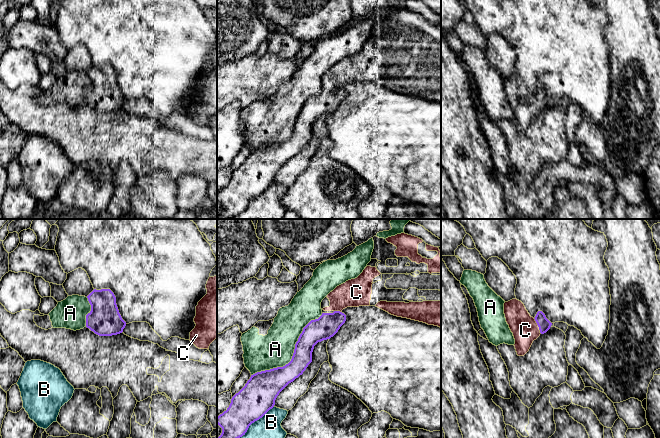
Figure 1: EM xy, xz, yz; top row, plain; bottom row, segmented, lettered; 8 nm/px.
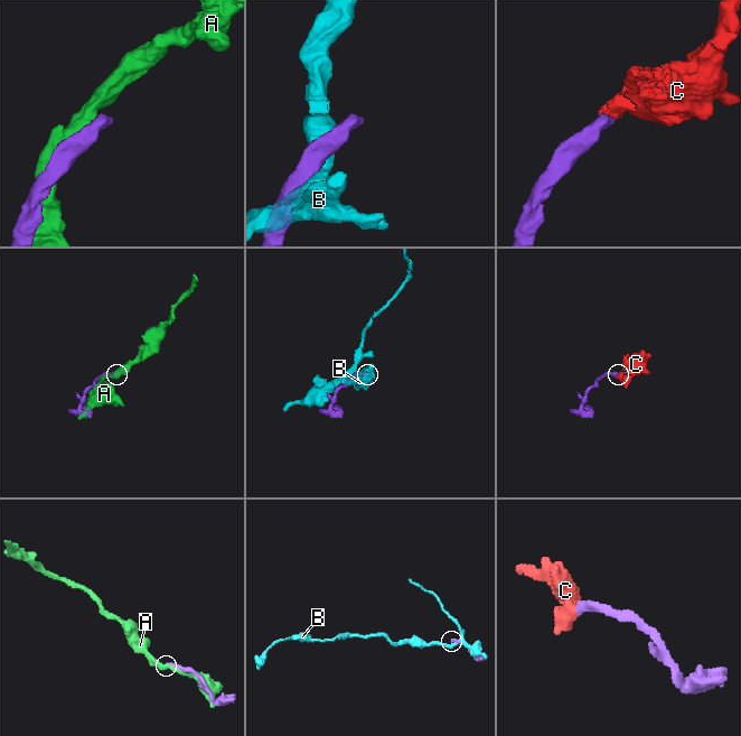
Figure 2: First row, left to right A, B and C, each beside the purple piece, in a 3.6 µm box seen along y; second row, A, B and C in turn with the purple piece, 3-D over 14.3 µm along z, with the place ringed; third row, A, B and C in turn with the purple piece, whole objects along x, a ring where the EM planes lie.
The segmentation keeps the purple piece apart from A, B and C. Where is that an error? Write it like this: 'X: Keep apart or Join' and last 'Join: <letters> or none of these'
A: Keep apart
B: Keep apart
C: Join
Join: C

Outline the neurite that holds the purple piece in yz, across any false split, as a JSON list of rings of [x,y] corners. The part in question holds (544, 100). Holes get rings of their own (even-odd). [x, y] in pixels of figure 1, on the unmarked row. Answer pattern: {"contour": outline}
{"contour": [[[515,75],[504,79],[504,90],[515,115],[515,125],[518,132],[524,132],[534,116],[546,109],[552,99],[542,87],[538,87],[533,94],[524,80]]]}

